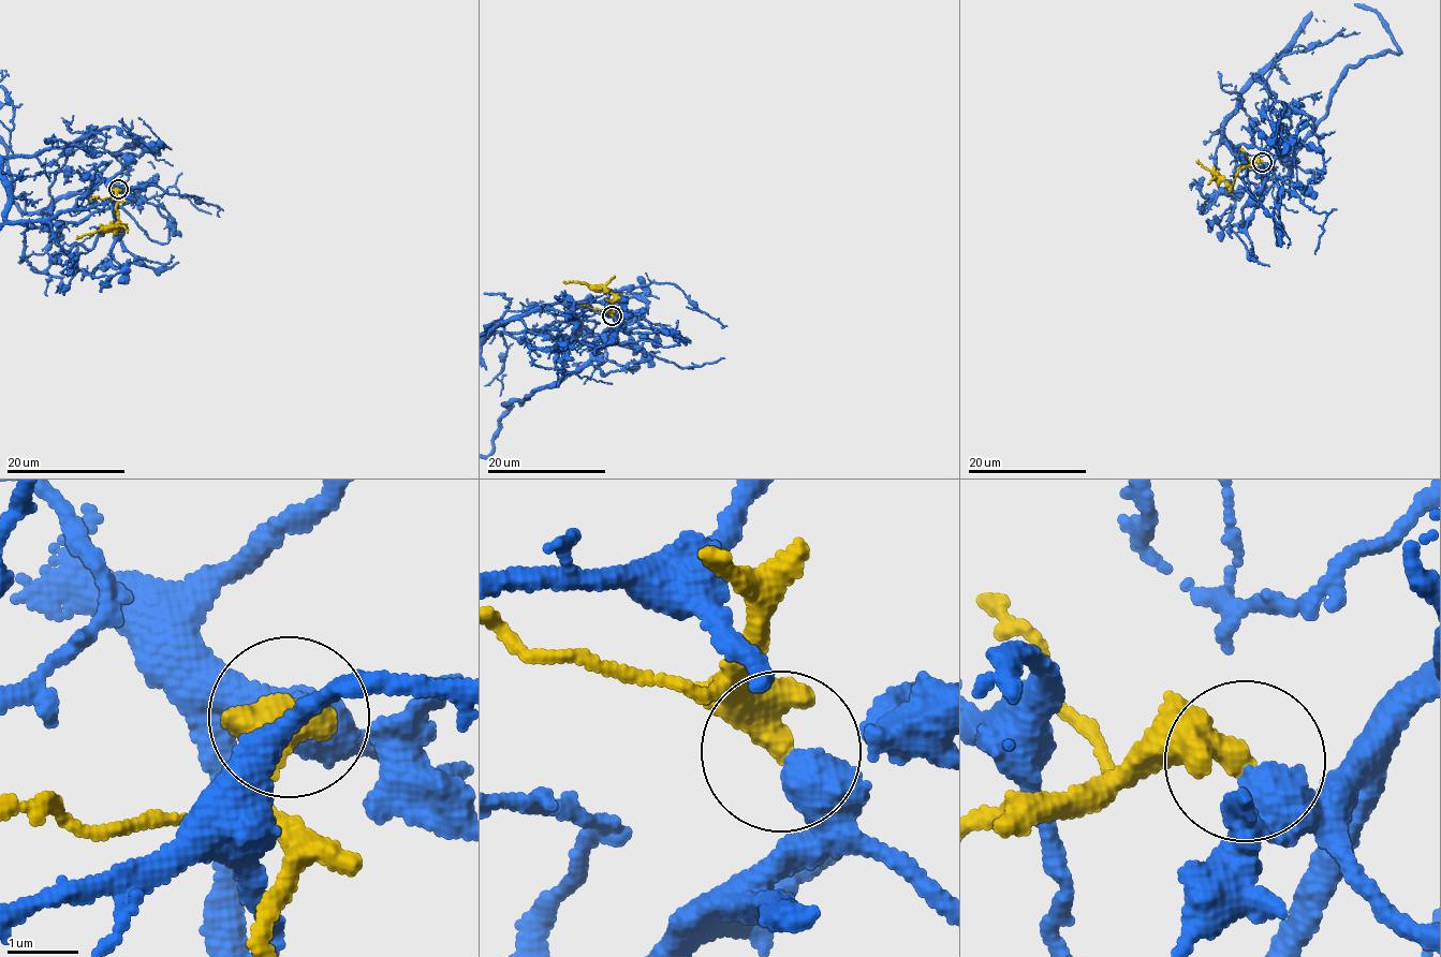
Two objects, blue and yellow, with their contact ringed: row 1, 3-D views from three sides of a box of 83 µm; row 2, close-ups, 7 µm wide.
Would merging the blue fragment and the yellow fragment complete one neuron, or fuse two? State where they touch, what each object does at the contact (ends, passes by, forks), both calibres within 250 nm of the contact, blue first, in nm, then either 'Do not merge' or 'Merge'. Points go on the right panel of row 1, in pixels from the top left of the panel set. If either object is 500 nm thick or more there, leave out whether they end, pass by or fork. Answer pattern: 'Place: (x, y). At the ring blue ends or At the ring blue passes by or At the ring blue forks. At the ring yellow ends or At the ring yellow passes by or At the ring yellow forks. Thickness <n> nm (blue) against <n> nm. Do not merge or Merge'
Place: (1262, 162). Thickness 400 nm (blue) against 550 nm. Merge

